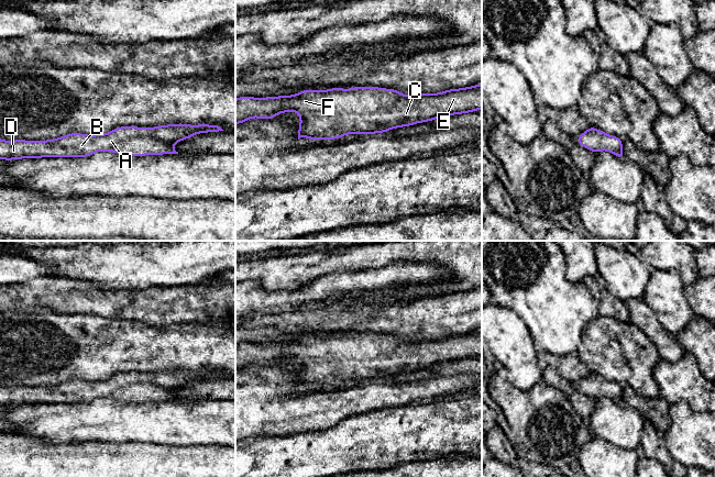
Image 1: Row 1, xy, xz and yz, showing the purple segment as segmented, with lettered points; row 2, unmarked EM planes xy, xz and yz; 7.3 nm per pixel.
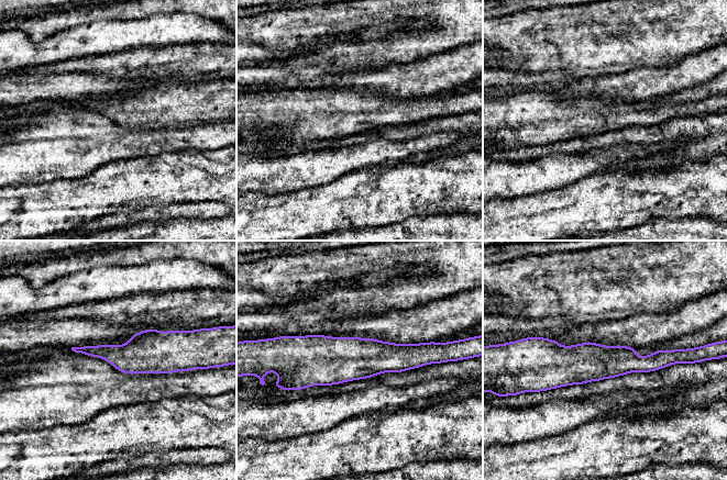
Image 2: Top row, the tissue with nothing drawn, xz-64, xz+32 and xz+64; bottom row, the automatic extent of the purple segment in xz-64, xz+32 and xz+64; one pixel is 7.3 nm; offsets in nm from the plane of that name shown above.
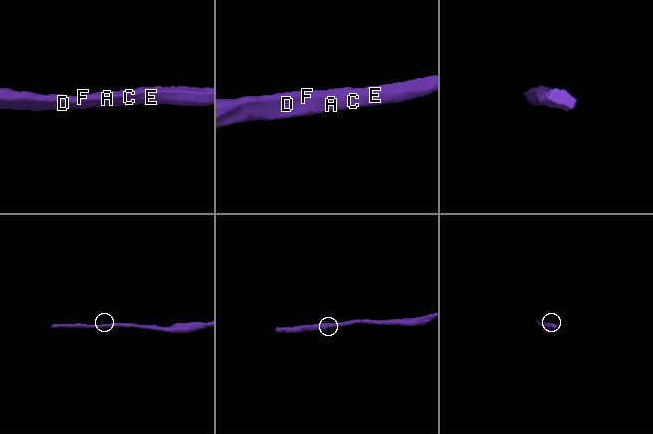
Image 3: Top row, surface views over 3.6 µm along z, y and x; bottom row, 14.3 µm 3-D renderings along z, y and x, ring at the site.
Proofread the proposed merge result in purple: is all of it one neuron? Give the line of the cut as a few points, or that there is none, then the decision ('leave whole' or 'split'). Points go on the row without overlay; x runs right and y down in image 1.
no cut; leave whole

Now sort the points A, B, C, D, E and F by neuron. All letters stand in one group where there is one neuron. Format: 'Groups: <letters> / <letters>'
Groups: A B C D E F

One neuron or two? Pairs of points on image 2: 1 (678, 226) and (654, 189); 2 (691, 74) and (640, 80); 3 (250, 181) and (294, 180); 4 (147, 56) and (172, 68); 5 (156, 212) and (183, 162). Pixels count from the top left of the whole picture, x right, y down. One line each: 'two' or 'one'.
1: two
2: one
3: one
4: one
5: two

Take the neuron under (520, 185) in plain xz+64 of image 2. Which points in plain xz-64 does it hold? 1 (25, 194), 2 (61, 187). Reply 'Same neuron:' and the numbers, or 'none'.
Same neuron: none

